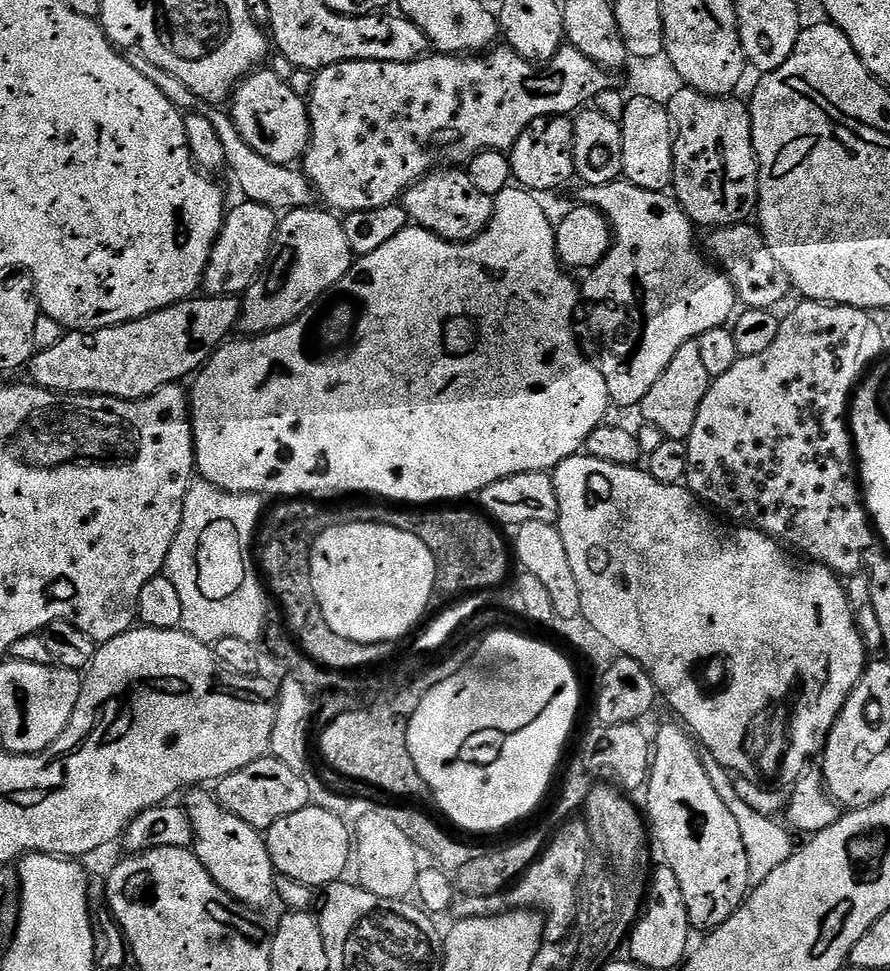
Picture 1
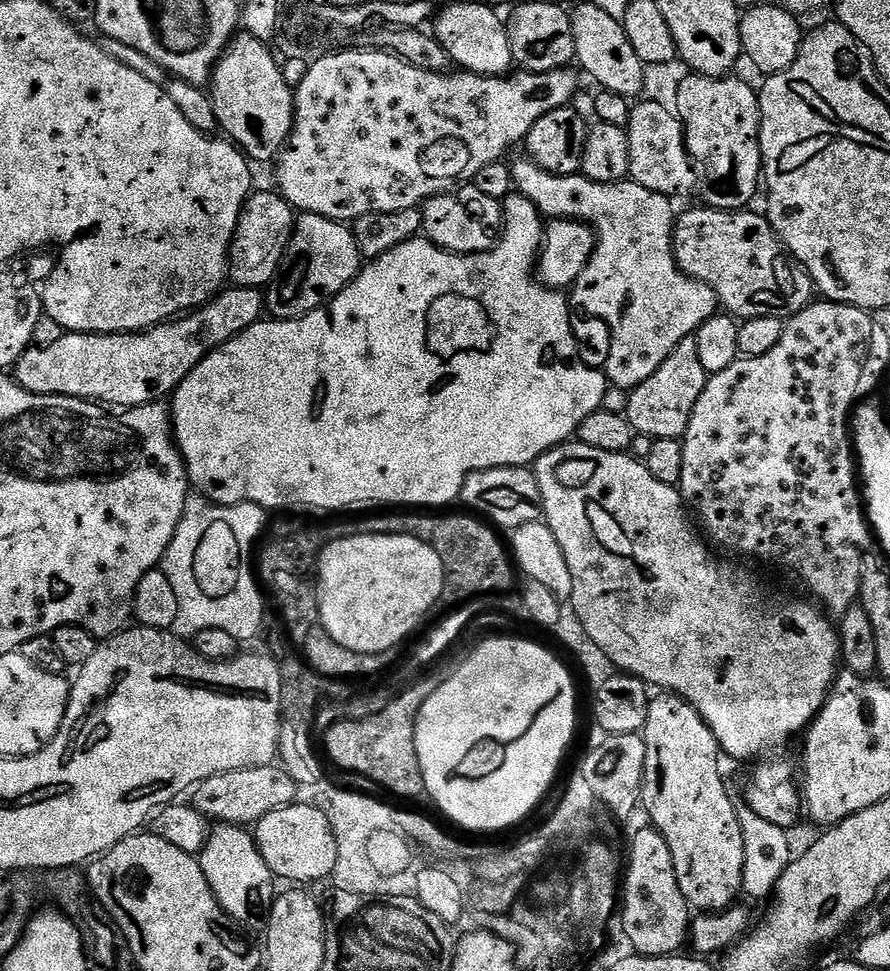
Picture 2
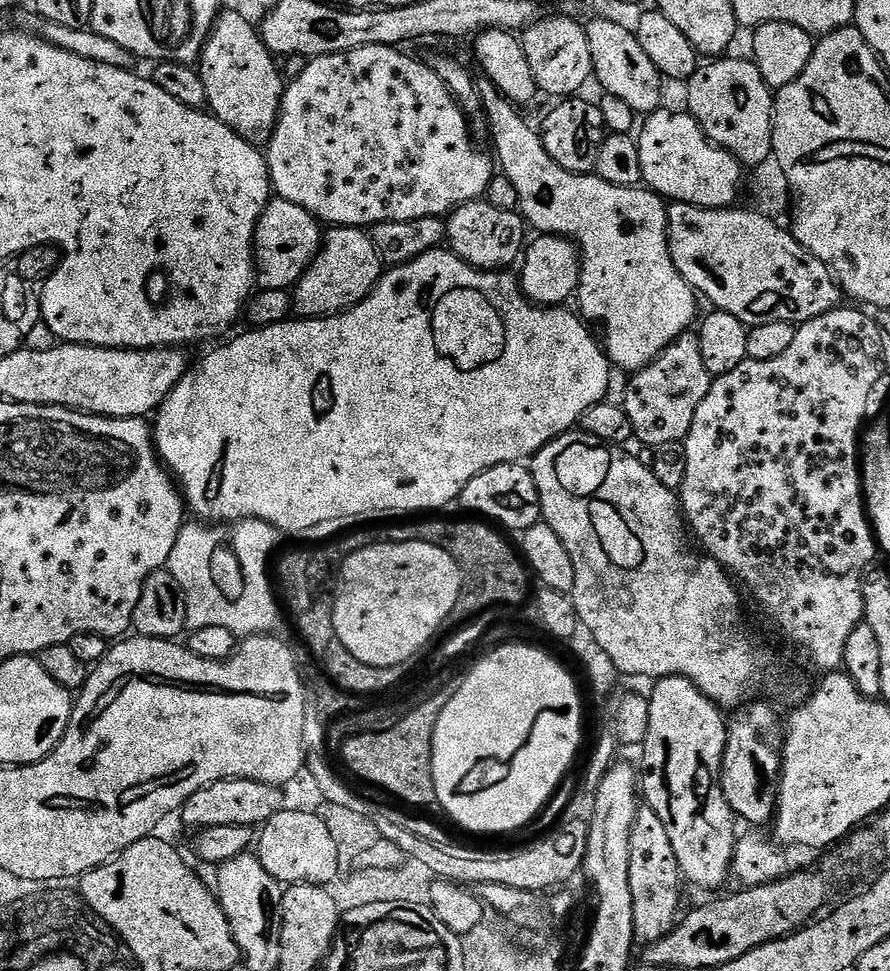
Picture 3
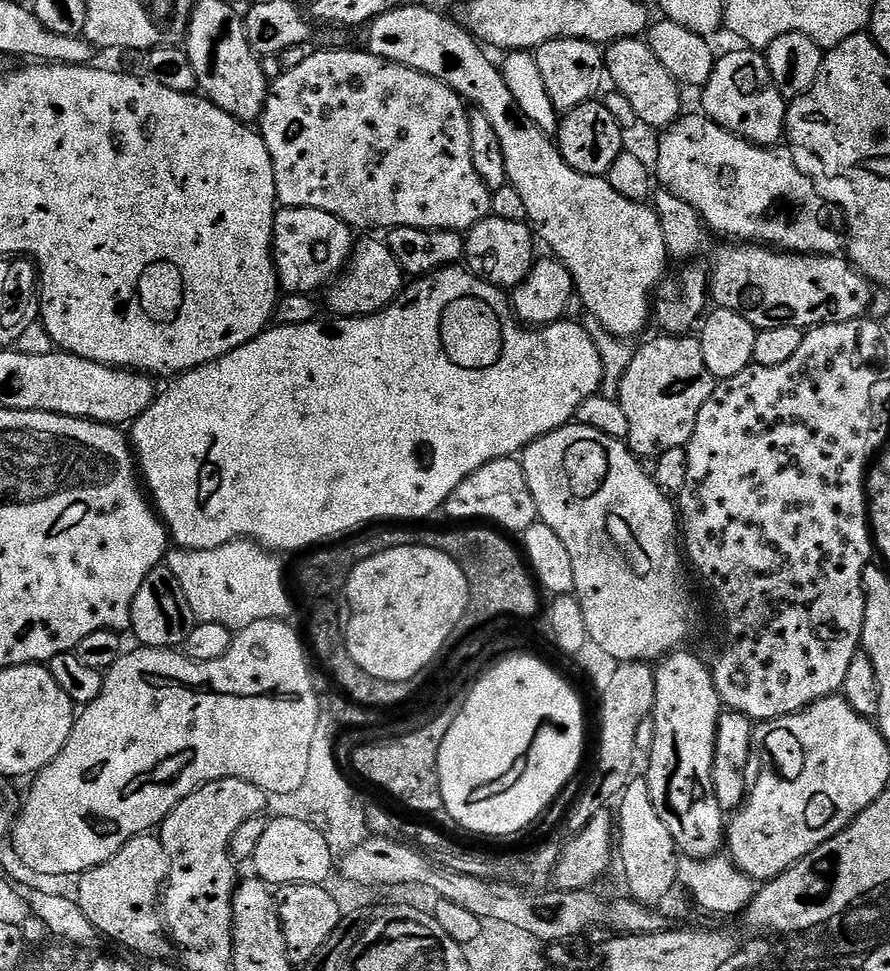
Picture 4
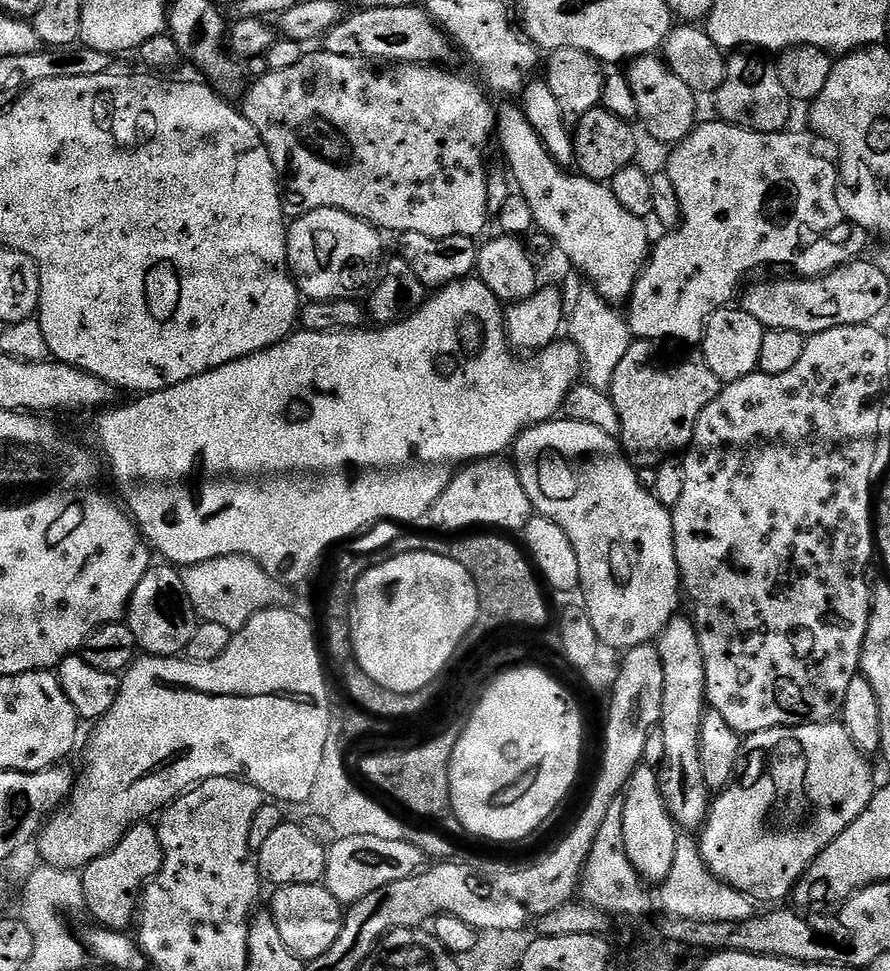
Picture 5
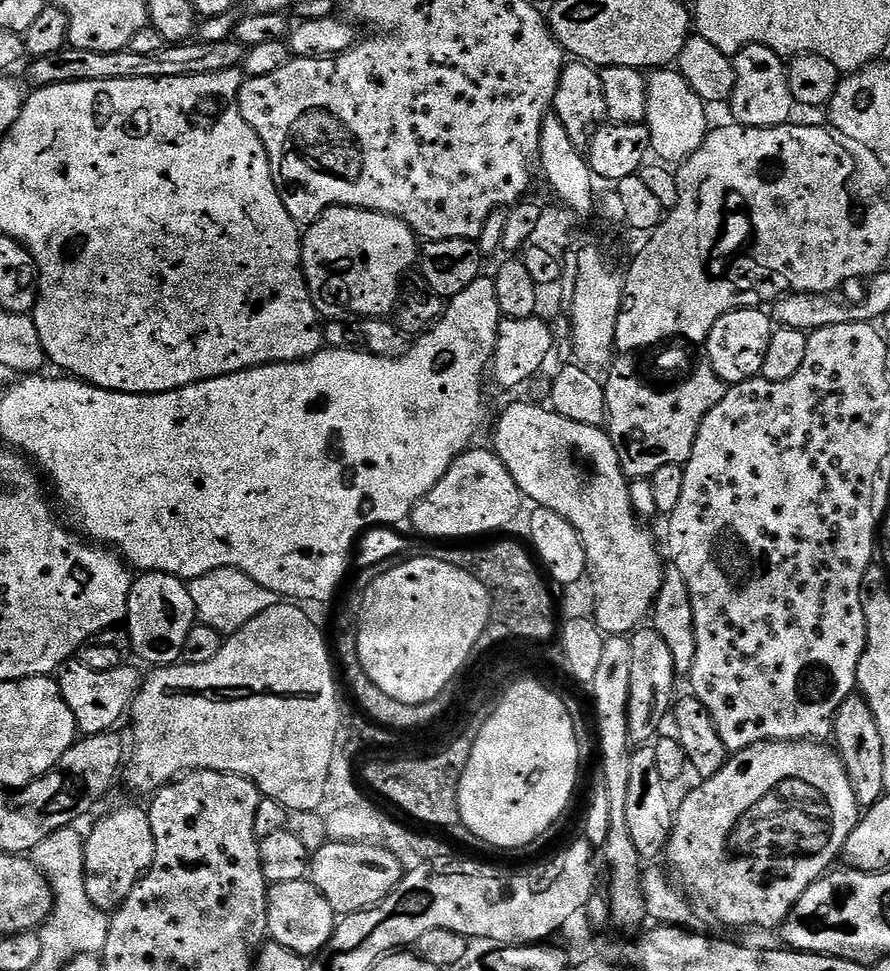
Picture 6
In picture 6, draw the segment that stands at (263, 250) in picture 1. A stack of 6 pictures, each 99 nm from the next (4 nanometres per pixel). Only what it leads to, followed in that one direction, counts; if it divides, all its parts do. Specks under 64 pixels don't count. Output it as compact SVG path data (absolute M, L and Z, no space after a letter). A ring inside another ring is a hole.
M326 208L317 220L307 225L300 245L304 277L308 293L317 313L347 314L349 317L379 316L388 318L395 313L401 299L400 279L418 264L418 237L410 225L396 216L372 212L369 208Z

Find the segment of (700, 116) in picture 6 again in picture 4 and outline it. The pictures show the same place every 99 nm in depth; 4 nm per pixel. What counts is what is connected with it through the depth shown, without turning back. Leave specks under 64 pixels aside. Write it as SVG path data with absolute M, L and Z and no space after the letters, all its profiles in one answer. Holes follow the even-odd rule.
M643 39L616 40L613 44L607 45L603 57L607 79L612 79L616 83L613 84L615 91L622 93L626 102L634 106L634 114L641 125L649 124L652 128L664 130L680 119L681 85L668 73L666 66L662 66L658 58L654 58Z

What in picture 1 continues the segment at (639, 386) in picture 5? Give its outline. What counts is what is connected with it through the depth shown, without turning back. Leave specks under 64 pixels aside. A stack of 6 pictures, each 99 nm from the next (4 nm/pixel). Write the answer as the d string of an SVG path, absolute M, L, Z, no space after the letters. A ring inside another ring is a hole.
M698 340L686 342L674 358L670 358L670 366L662 370L662 378L650 386L650 394L642 398L638 406L643 423L658 426L665 438L687 441L690 430L694 430L694 422L698 418L698 406L702 406L702 398L706 398L710 378L706 374L706 365L702 362L702 354L698 350Z

